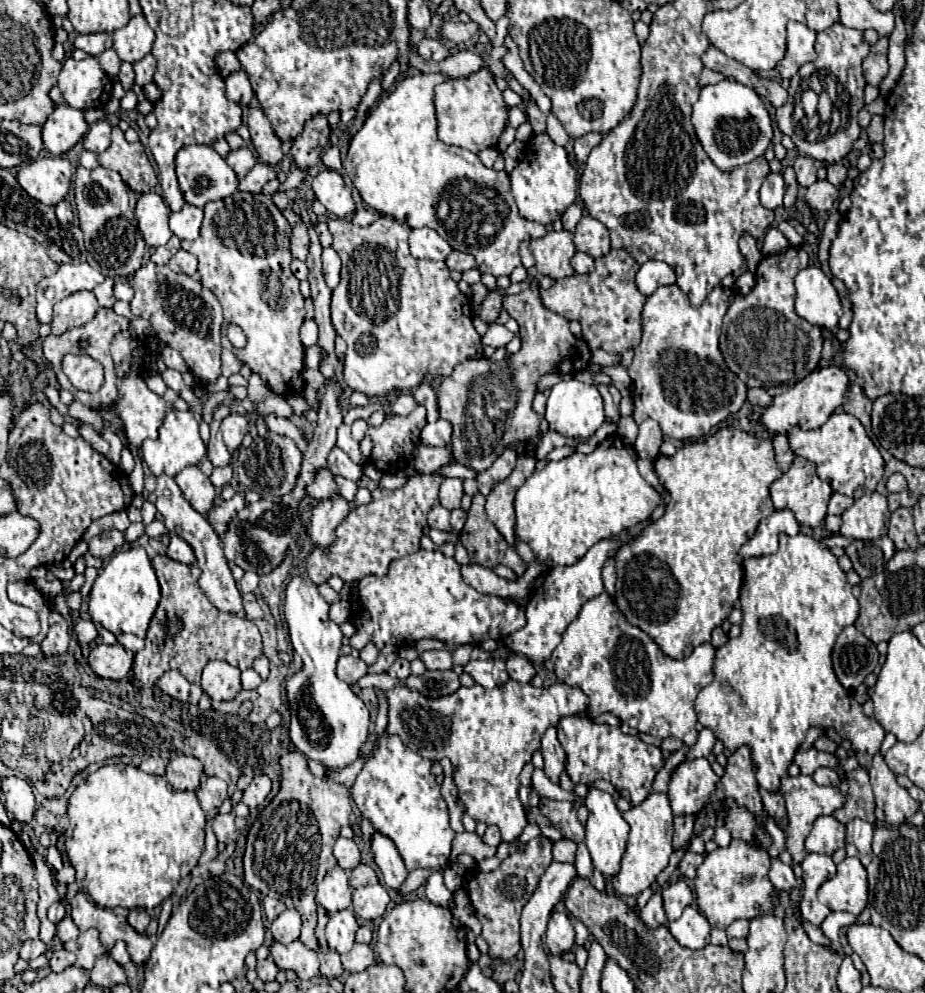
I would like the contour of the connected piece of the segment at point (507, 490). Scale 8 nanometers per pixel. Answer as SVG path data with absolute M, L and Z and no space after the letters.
M521 455L517 459L515 471L505 481L499 481L487 497L487 505L485 505L487 517L491 519L491 523L499 529L499 533L505 537L505 541L511 547L515 547L515 543L517 543L517 537L515 537L515 509L513 509L515 493L525 483L525 479L535 471L535 463L537 463L535 457Z

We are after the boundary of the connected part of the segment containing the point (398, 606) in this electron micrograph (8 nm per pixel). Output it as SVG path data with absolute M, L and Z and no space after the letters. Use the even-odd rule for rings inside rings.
M419 549L413 555L395 559L385 577L363 577L359 581L359 601L363 611L353 619L357 633L351 637L351 647L357 651L367 641L373 641L377 649L385 643L403 647L419 639L455 641L455 645L473 645L485 639L499 641L525 625L523 607L493 595L481 595L465 585L457 561L439 551Z

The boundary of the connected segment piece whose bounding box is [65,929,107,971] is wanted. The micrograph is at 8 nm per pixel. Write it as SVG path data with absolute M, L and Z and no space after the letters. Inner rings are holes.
M89 929L89 931L81 933L75 941L65 943L65 949L67 949L67 951L73 951L73 953L77 955L75 965L77 965L77 967L83 967L83 969L87 969L87 971L93 967L95 959L97 959L101 953L107 951L107 949L101 945L101 941L99 941L95 929Z

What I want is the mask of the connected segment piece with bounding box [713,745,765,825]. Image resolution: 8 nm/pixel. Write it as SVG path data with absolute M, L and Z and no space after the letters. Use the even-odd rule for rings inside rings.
M741 745L727 757L725 775L719 777L717 789L713 791L715 799L735 797L737 803L745 805L751 813L755 813L757 821L763 825L763 803L759 795L759 785L755 779L755 769L751 761L751 751Z

